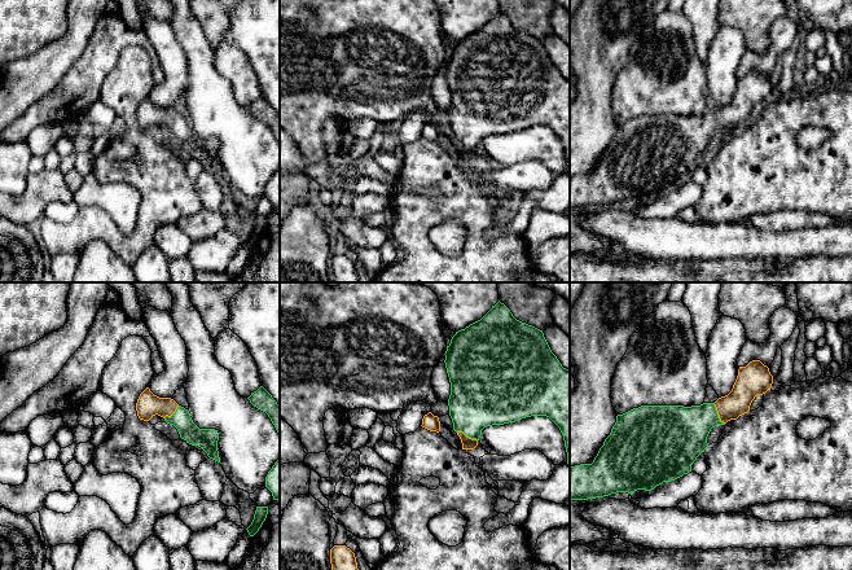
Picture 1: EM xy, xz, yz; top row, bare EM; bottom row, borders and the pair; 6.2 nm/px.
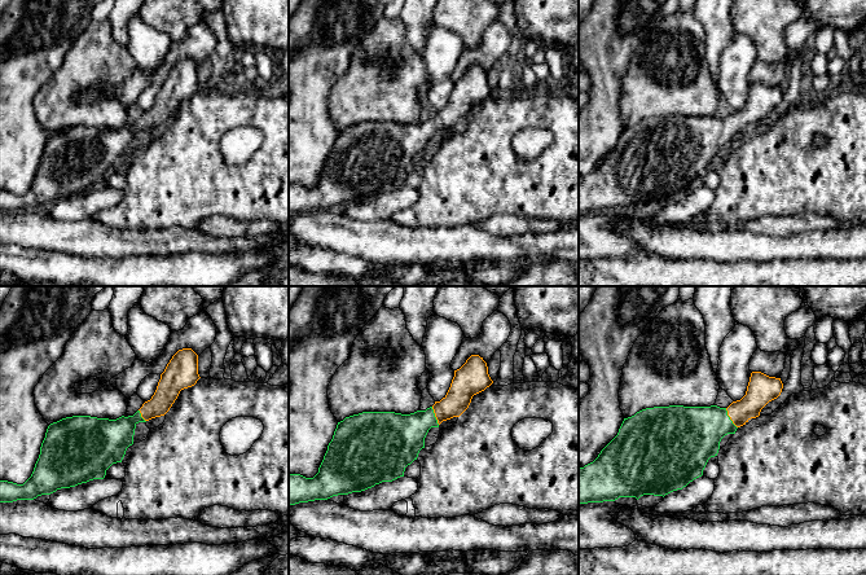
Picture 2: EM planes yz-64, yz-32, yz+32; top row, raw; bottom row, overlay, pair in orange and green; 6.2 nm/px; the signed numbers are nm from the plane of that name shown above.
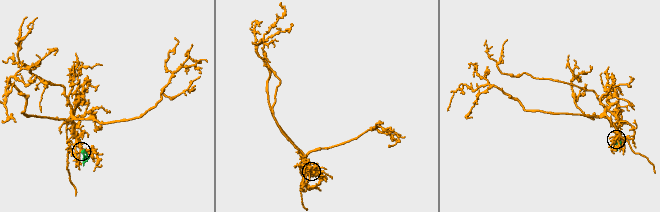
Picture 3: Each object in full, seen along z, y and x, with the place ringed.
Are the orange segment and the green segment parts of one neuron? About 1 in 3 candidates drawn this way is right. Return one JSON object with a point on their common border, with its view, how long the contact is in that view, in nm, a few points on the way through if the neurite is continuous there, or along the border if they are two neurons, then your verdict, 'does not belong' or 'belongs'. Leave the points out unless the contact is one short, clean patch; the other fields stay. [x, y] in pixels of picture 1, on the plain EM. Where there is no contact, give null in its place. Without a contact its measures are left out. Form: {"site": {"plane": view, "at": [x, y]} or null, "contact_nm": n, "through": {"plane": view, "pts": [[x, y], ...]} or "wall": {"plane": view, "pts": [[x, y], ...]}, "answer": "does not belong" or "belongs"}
{"site": {"plane": "yz", "at": [717, 123]}, "contact_nm": 150, "through": {"plane": "yz", "pts": [[747, 96], [717, 123], [705, 126], [683, 141]]}, "answer": "belongs"}

